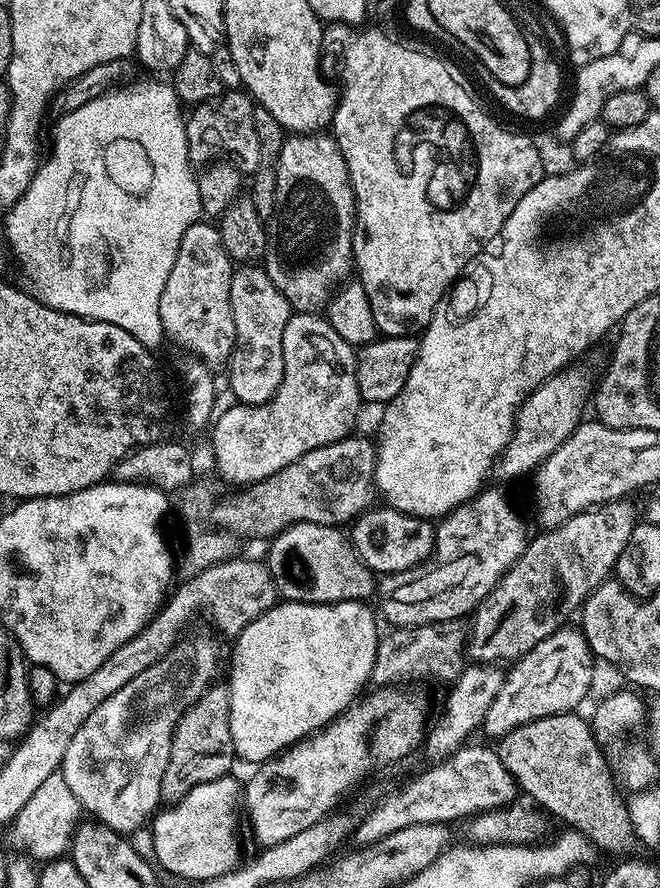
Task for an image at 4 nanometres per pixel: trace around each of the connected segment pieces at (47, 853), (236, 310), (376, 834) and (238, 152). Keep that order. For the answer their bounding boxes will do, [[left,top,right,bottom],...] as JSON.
[[11,771,81,862],[226,262,294,404],[354,746,518,846],[184,90,260,174]]

